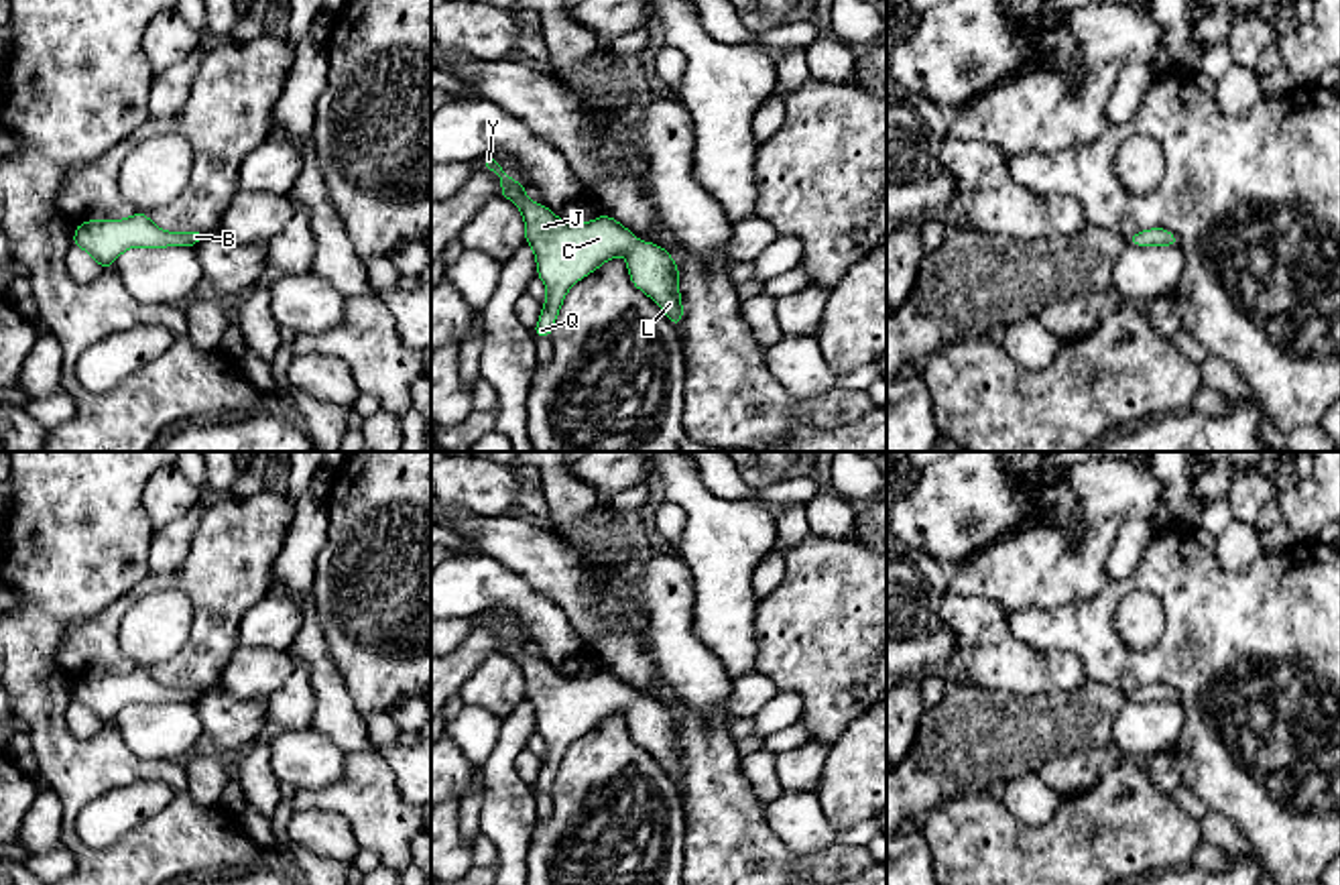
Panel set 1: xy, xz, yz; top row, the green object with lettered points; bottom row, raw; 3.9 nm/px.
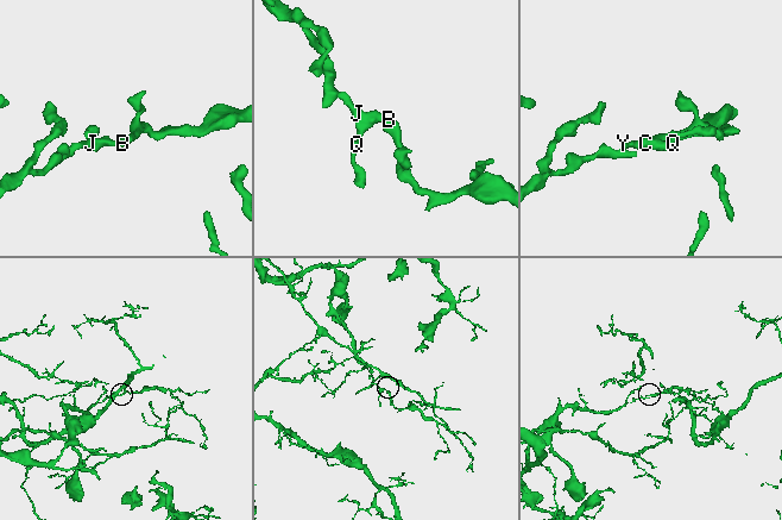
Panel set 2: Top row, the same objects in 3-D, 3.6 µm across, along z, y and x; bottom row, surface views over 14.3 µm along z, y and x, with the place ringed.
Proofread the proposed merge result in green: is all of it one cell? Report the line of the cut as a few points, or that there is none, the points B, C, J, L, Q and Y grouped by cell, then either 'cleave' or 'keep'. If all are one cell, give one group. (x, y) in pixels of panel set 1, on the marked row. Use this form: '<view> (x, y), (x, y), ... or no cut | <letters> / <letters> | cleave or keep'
no cut | B C J L Q Y | keep

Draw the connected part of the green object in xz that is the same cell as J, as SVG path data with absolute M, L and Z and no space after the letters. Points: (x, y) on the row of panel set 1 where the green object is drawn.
M492 155L480 161L502 179L498 195L519 205L525 240L535 252L537 277L547 287L547 301L541 305L539 323L531 330L533 336L551 338L567 291L618 254L626 256L630 283L649 295L677 330L681 328L679 269L665 248L636 240L634 232L608 214L588 224L563 222L547 205L531 201L527 185L508 177Z

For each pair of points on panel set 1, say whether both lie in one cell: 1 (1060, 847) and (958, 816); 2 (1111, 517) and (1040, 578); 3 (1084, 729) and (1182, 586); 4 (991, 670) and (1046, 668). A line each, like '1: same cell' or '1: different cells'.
1: same cell
2: same cell
3: different cells
4: same cell

